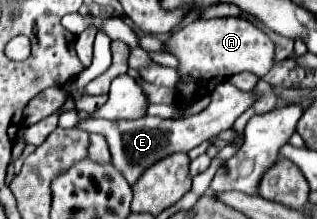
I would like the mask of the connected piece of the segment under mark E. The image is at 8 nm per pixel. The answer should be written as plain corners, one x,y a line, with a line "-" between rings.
222,82
214,90
214,98
206,110
200,114
188,116
188,118
178,118
178,120
164,120
158,116
142,116
136,120
80,120
76,128
82,128
86,132
98,132
106,136
110,152
112,152
112,164
124,174
128,184
134,184
140,174
152,166
156,160
166,158
172,152
188,152
200,142
220,134
222,130
232,128
234,120
246,112
256,100
258,92
242,92
230,82

